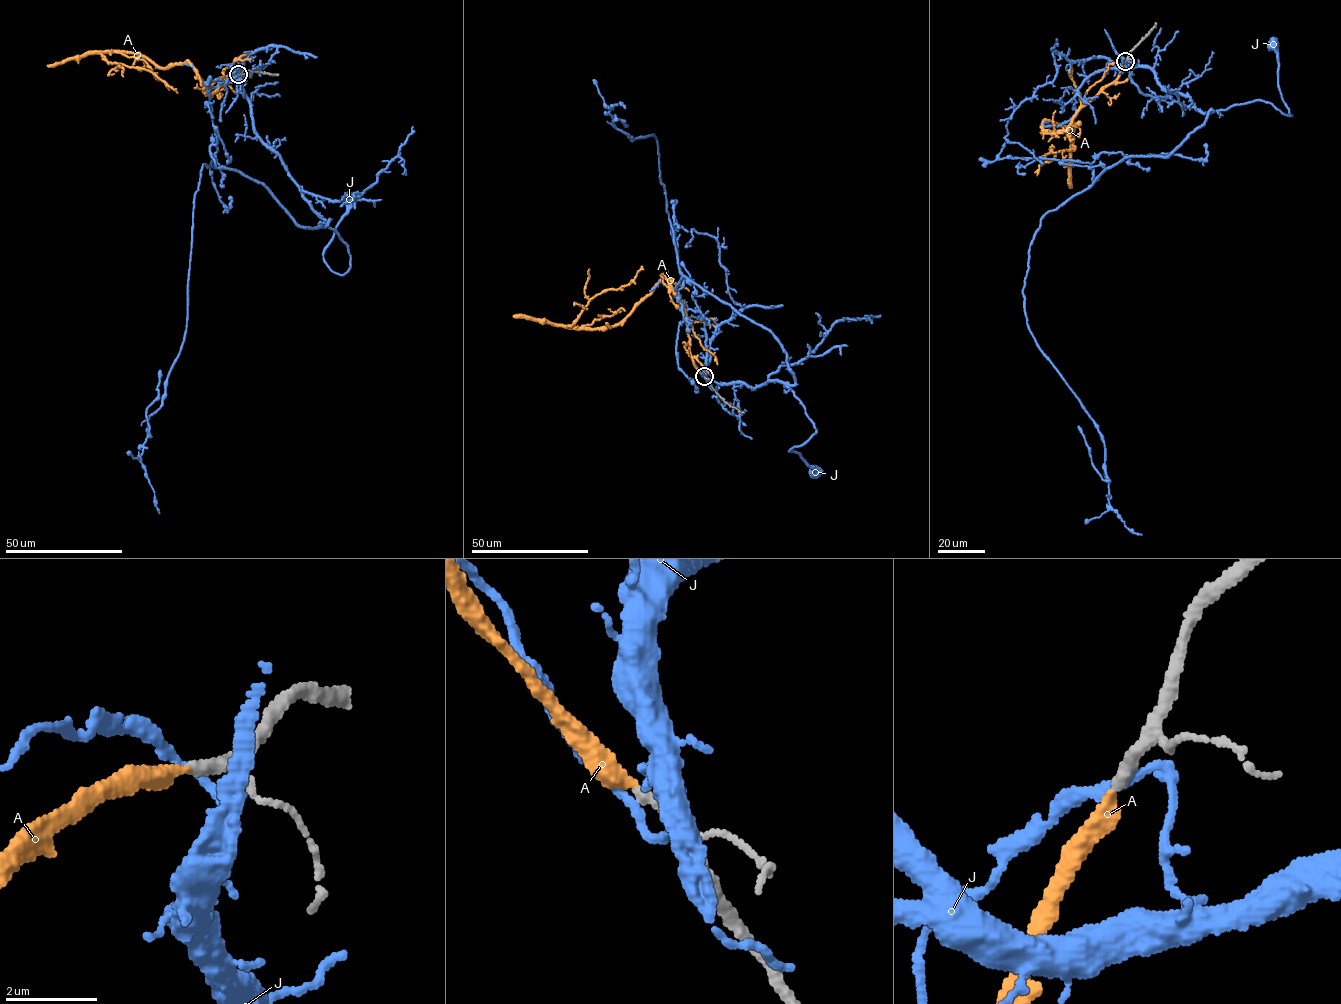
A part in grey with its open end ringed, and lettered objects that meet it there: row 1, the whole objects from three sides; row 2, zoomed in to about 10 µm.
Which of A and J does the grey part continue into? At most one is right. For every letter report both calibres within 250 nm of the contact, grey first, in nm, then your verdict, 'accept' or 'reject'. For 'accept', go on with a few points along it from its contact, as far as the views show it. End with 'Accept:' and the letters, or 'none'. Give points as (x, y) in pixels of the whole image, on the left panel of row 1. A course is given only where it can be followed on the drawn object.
A: 260/360 nm | accept | via (238, 74), (209, 93), (190, 63), (167, 68), (129, 52), (101, 53), (107, 62), (150, 71), (177, 93)
J: 280/180 nm | reject
Accept: A

